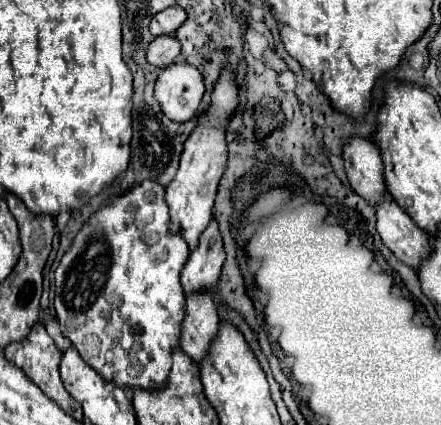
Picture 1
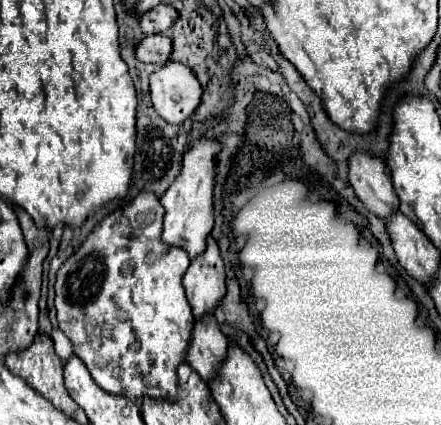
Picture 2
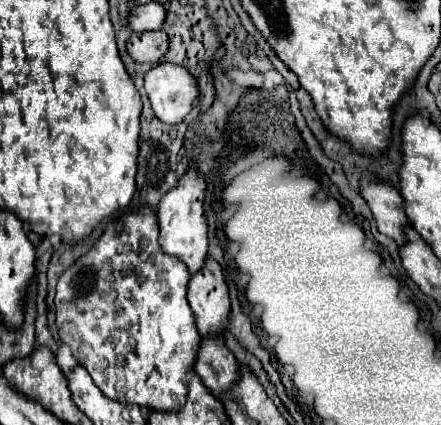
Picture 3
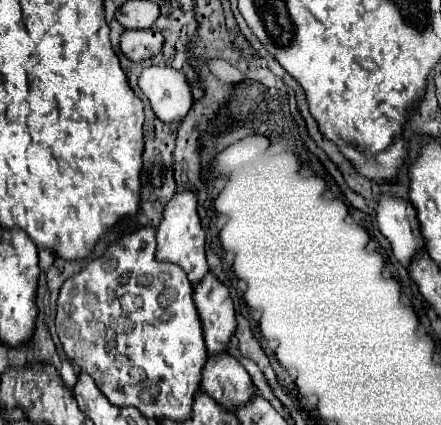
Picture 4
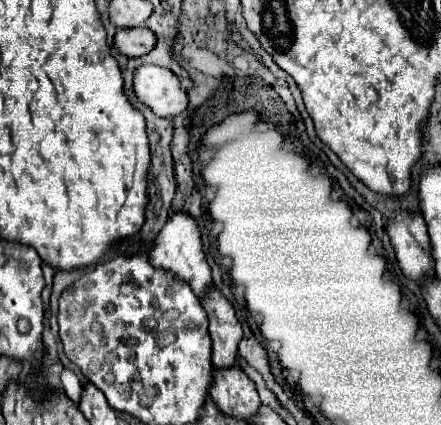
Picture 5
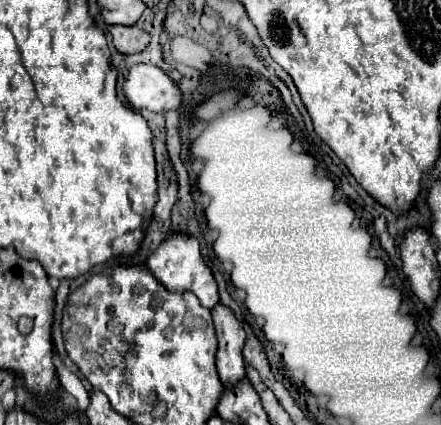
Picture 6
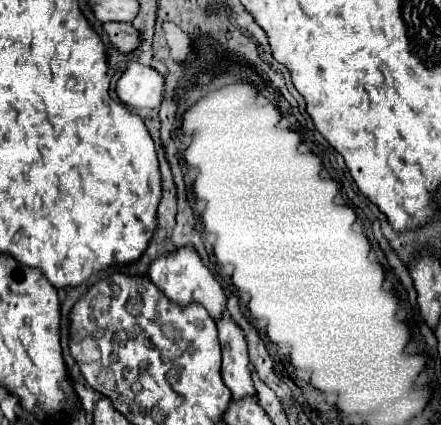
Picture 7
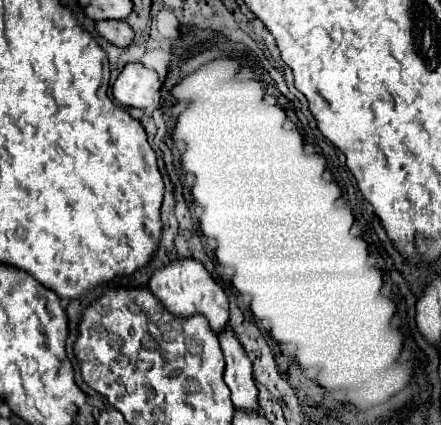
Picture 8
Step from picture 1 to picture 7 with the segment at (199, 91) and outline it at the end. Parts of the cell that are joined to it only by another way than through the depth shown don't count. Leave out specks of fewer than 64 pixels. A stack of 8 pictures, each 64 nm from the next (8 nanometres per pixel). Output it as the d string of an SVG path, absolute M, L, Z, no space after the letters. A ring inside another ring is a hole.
M130 62L116 82L118 98L132 108L158 108L162 102L162 76L140 62Z

